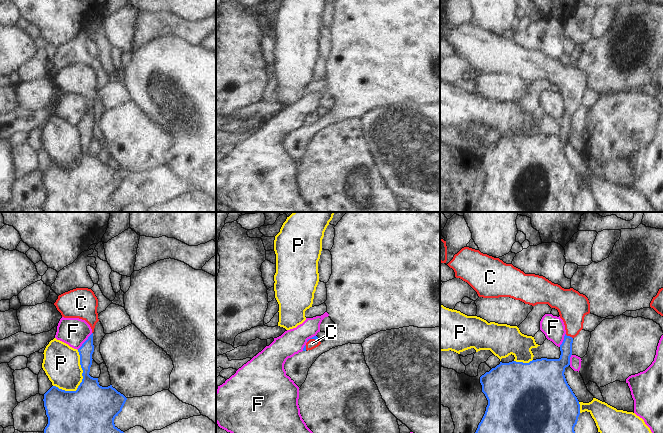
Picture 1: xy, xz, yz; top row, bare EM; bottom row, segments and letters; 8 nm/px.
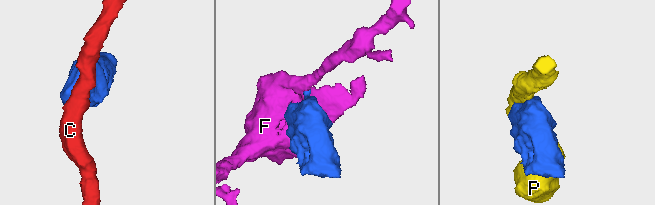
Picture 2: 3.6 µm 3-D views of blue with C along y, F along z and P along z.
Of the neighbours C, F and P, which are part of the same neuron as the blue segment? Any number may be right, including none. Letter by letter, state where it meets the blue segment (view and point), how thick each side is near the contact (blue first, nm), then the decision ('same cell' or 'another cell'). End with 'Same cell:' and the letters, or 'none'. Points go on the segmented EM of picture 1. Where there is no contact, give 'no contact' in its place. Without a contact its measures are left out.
C: yz (569, 336) | 110/240 nm | same cell
F: xy (85, 341) | 110/220 nm | another cell
P: xy (82, 381) | 380/300 nm | another cell
Same cell: C

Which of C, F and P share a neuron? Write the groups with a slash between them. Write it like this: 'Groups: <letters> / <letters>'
Groups: C / F / P.

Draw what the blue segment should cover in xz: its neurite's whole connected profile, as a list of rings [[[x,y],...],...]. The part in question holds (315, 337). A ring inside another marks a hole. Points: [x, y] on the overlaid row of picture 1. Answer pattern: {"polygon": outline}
{"polygon": [[[314,336],[307,340],[307,343],[303,348],[303,351],[312,350],[312,349],[318,347],[320,344],[321,344],[321,342],[318,340],[318,337]]]}

